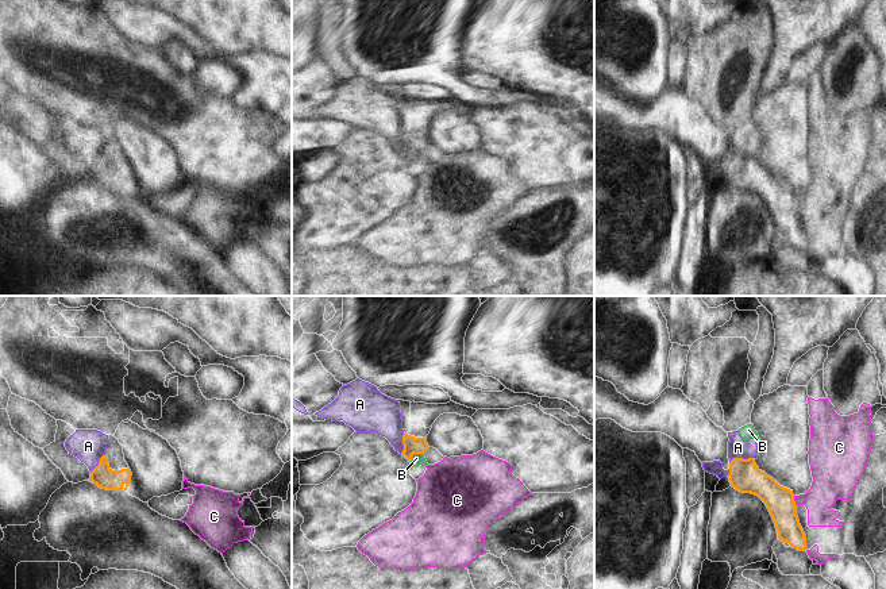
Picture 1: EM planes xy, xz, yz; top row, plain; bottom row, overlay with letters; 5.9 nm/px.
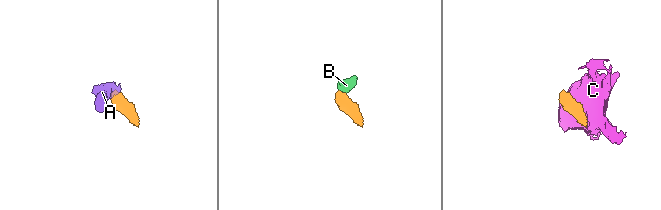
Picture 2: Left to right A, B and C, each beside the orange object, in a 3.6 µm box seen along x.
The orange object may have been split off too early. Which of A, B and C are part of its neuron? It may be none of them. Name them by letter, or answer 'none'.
none

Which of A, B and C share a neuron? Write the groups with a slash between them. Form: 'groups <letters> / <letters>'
groups A B / C

